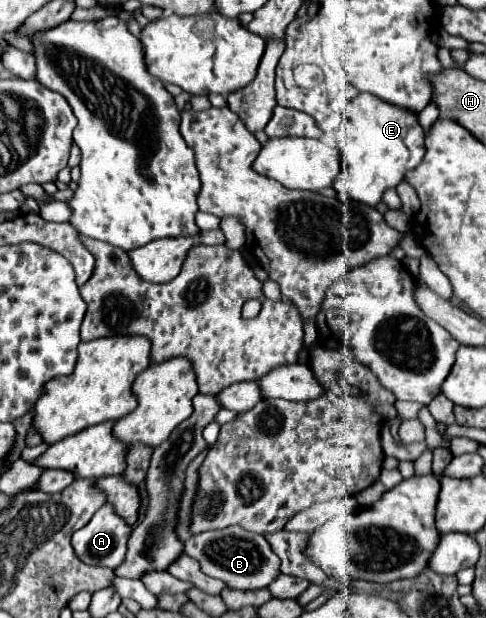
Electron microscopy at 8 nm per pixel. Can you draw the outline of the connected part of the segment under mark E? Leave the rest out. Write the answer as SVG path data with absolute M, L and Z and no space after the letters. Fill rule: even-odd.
M358 93L344 109L344 121L336 129L336 145L342 165L340 177L333 185L338 199L348 204L360 201L372 207L382 201L382 193L388 187L396 187L410 169L416 169L426 153L418 115L370 93Z

